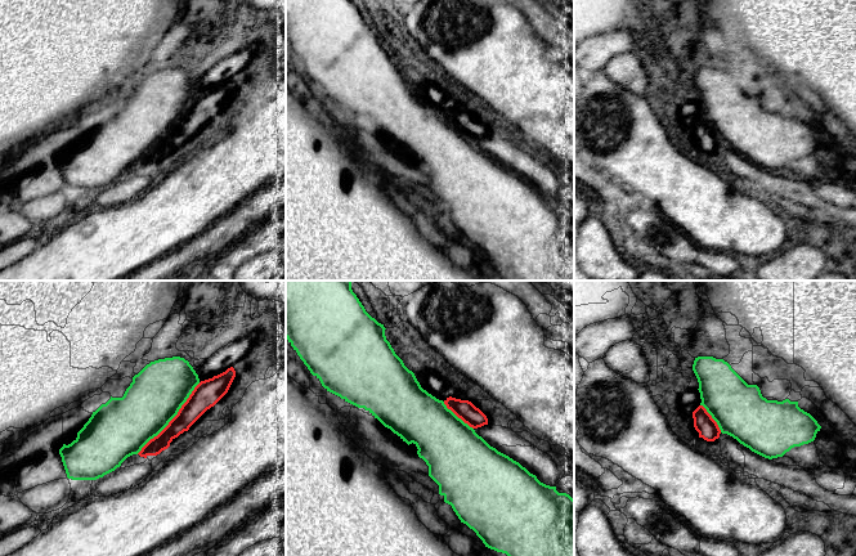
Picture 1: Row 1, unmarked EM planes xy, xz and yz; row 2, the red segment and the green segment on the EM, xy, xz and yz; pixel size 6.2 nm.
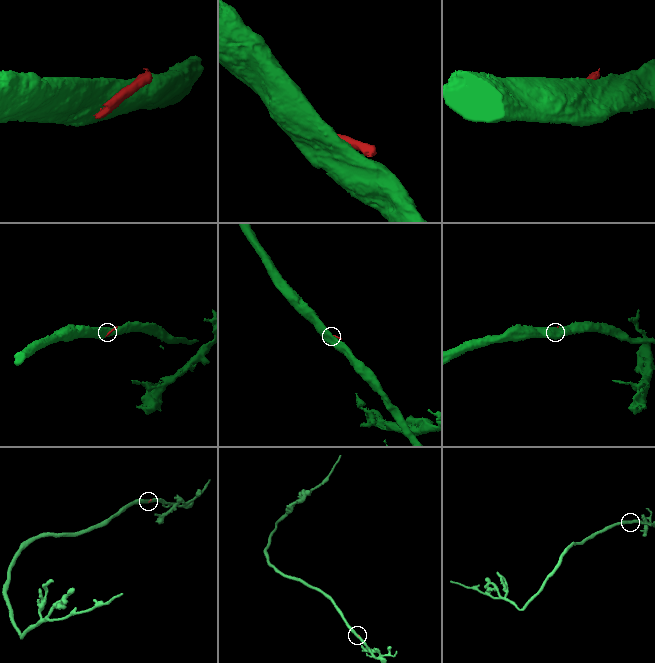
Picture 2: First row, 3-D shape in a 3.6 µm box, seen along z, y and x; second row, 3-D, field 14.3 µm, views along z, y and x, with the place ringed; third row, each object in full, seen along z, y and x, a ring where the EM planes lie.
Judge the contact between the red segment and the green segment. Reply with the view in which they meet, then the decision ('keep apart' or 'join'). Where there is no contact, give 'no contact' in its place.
xy | keep apart

